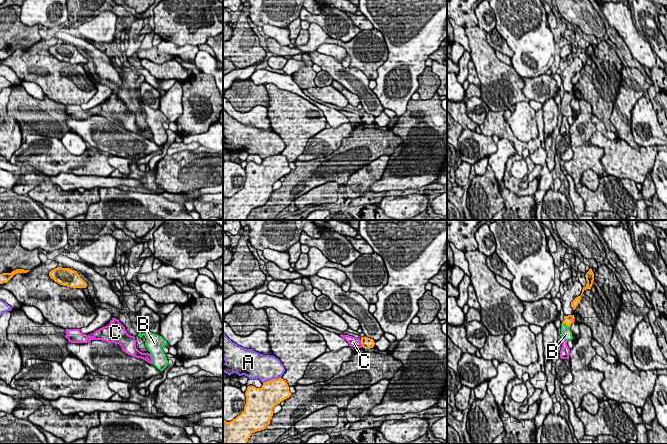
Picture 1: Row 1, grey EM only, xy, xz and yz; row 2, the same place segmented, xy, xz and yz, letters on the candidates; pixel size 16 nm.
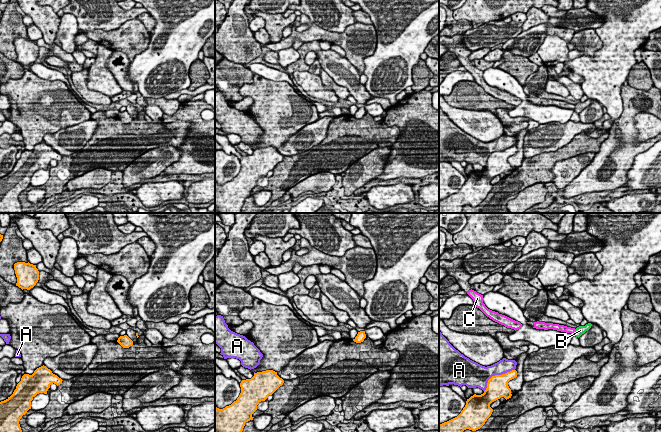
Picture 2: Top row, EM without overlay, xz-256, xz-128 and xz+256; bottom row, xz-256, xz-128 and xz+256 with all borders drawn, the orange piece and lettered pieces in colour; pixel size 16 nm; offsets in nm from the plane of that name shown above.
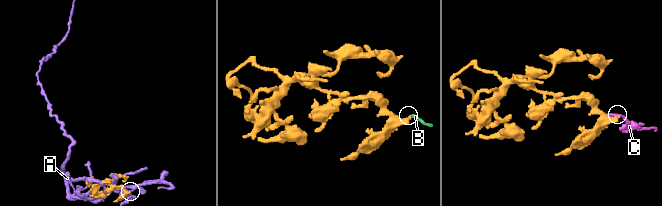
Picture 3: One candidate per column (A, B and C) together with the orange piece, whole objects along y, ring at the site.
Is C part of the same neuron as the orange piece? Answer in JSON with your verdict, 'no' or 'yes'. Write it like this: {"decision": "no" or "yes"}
{"decision": "no"}

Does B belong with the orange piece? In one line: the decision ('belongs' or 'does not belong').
belongs

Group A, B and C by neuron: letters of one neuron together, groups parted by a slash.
A / B / C

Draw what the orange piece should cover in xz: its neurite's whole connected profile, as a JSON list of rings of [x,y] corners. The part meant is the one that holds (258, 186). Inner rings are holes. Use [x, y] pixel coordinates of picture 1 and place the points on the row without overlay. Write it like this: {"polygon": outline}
{"polygon": [[[282,154],[267,157],[261,164],[248,162],[244,187],[230,198],[223,195],[223,220],[247,220],[253,209],[266,205],[273,184],[291,170]]]}

